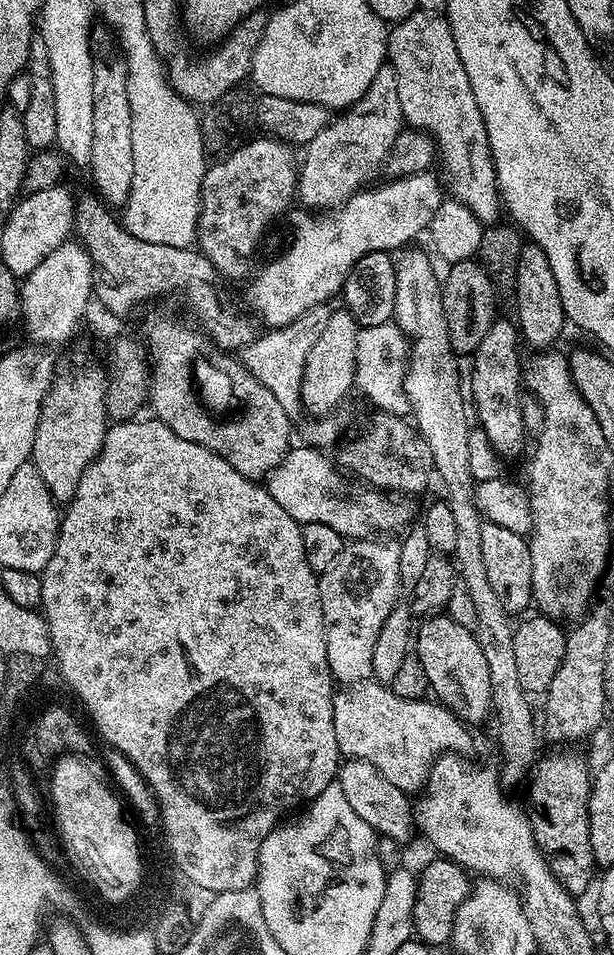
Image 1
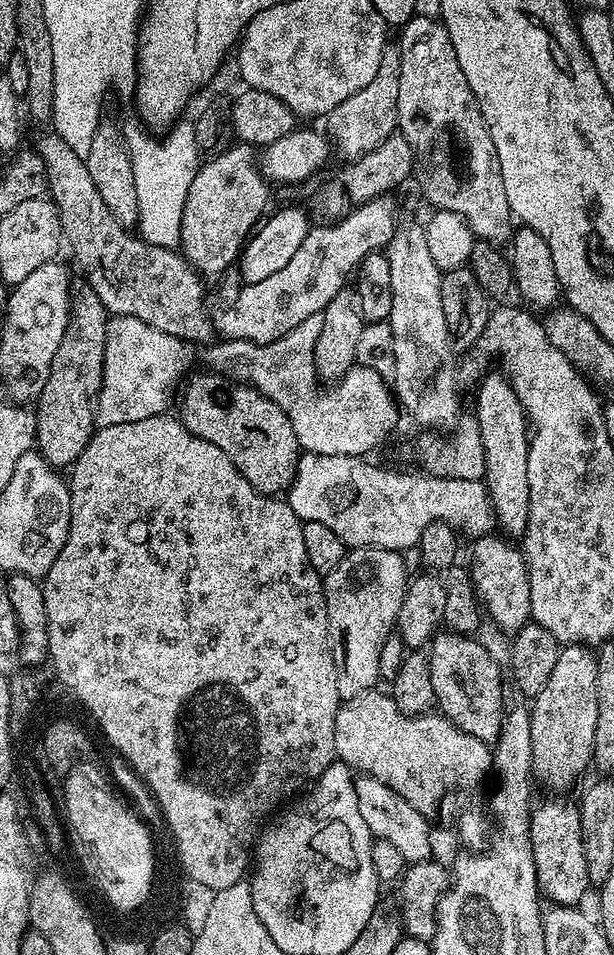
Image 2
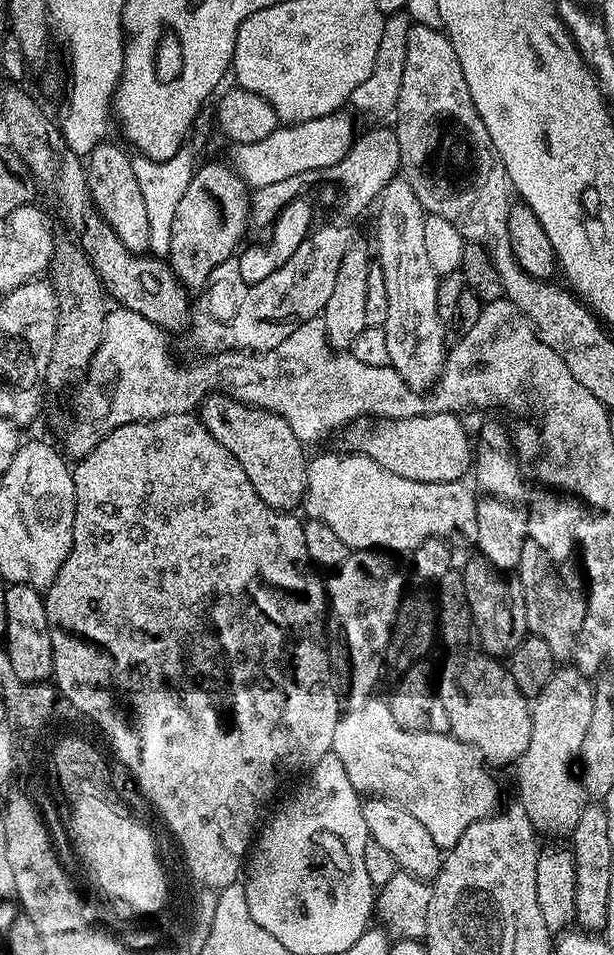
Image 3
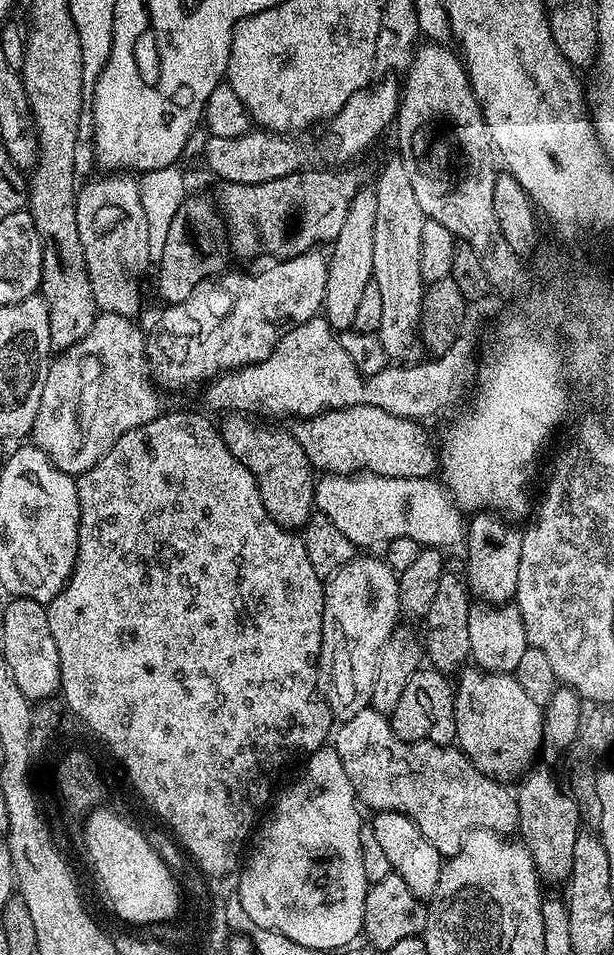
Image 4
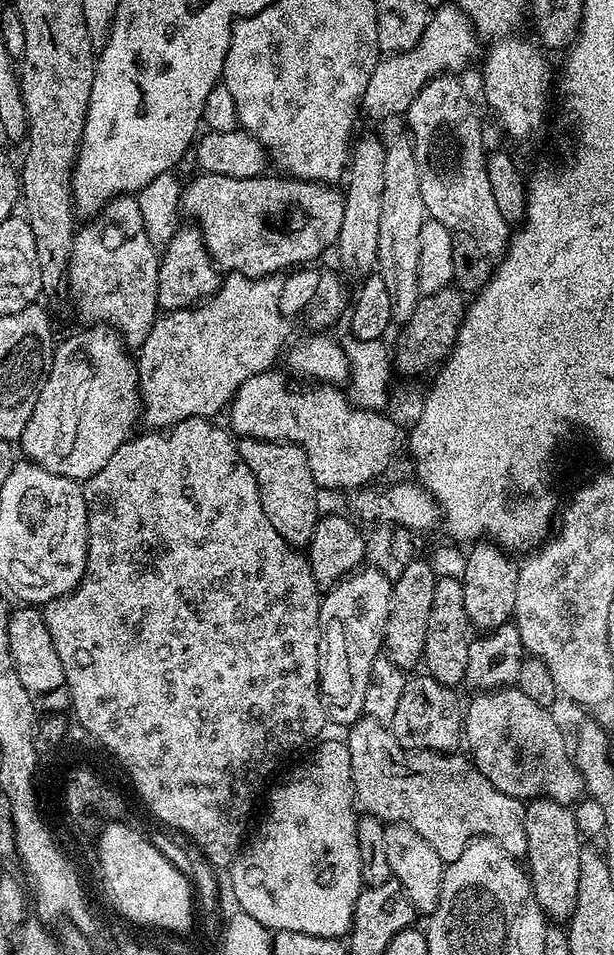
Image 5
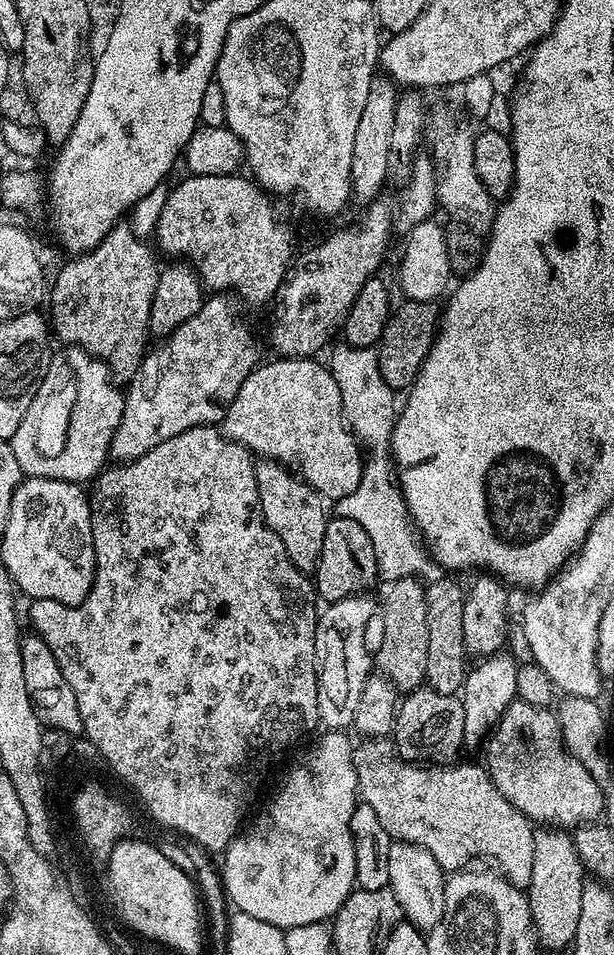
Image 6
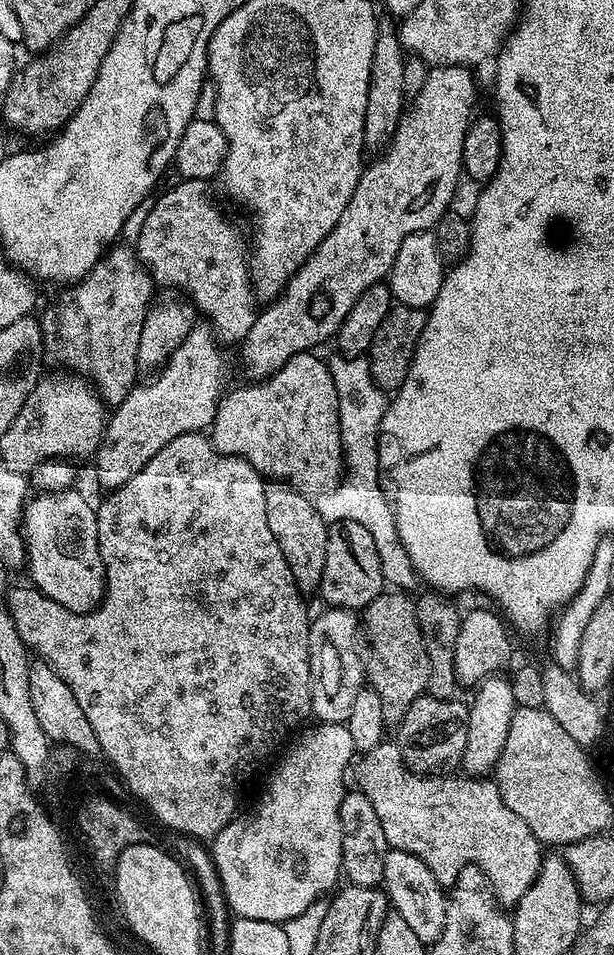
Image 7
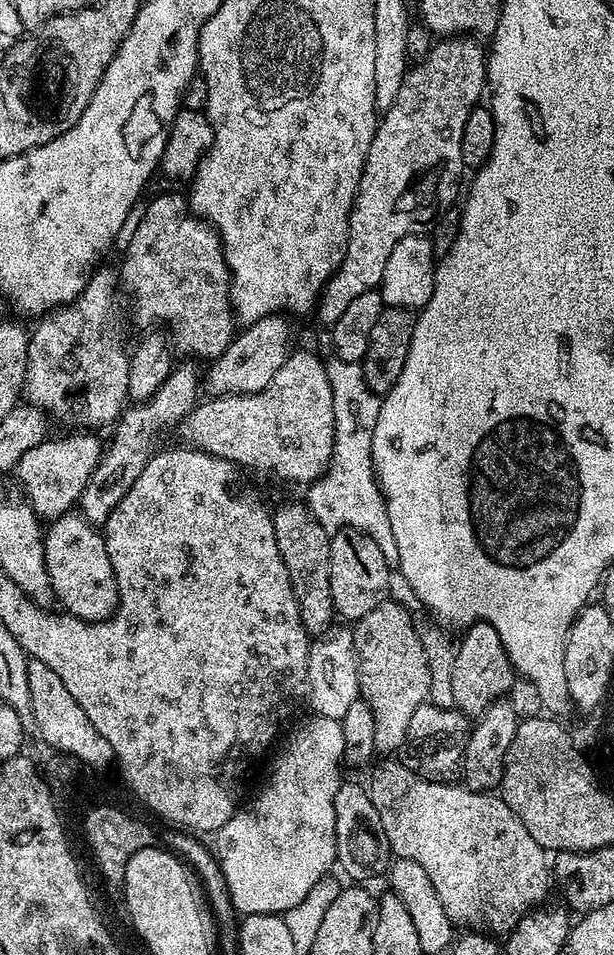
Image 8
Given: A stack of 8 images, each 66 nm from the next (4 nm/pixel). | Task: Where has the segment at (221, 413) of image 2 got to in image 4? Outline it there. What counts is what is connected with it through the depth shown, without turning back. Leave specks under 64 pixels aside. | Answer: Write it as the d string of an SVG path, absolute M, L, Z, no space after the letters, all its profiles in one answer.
M228 414L225 417L225 420L219 421L218 424L220 436L226 442L230 454L234 454L234 458L238 458L242 462L242 466L246 466L246 470L250 470L250 474L254 474L254 482L260 491L262 506L266 506L266 514L270 514L270 518L274 518L274 522L278 522L278 526L289 530L303 529L314 514L316 502L314 469L312 463L308 461L306 450L298 443L291 431L284 429L283 432L280 428L259 424L258 421L252 420L256 418L248 414Z

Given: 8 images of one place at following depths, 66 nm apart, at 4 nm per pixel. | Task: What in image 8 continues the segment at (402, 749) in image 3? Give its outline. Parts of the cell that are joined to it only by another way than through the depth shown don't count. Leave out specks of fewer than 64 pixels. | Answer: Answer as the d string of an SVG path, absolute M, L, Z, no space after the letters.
M388 758L384 765L372 776L372 784L367 785L368 797L374 802L374 810L378 810L378 818L382 818L382 830L388 839L388 847L393 857L410 862L418 862L426 874L430 874L430 882L434 890L438 890L438 898L442 901L442 910L446 910L446 918L452 920L453 925L468 924L464 926L479 926L489 933L504 932L511 933L523 916L528 915L537 906L545 903L544 895L550 892L550 860L546 855L546 850L534 838L530 838L530 830L522 826L522 822L516 817L516 812L510 810L510 806L505 802L503 795L492 792L475 792L460 782L441 782L438 780L423 780L418 774L406 770L399 759Z

